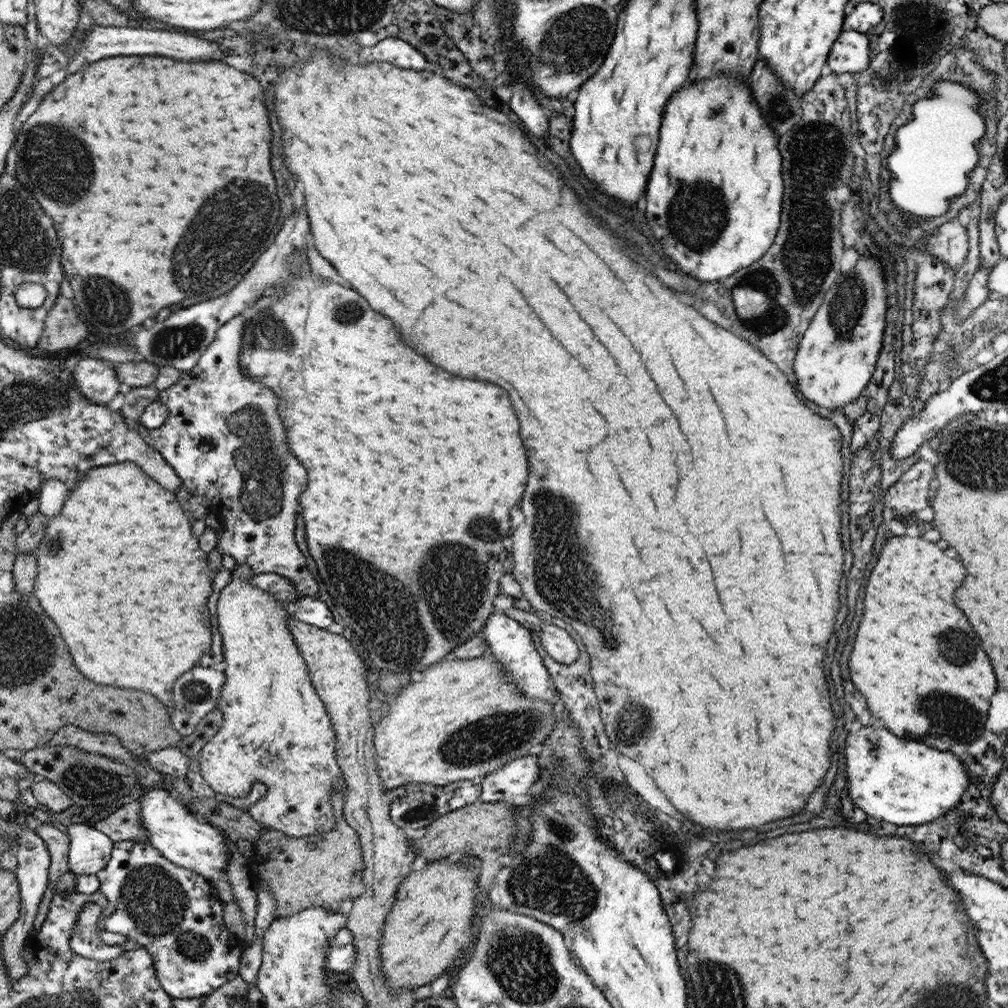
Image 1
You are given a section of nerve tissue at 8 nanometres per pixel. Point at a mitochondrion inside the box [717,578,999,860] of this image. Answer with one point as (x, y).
(951, 713)

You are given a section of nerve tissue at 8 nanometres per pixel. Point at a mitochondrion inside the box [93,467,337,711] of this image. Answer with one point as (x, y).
(194, 691)

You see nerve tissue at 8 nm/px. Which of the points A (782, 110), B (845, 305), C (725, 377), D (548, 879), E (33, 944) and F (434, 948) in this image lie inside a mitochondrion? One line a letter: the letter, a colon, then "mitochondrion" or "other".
A: mitochondrion
B: mitochondrion
C: other
D: mitochondrion
E: other
F: other

